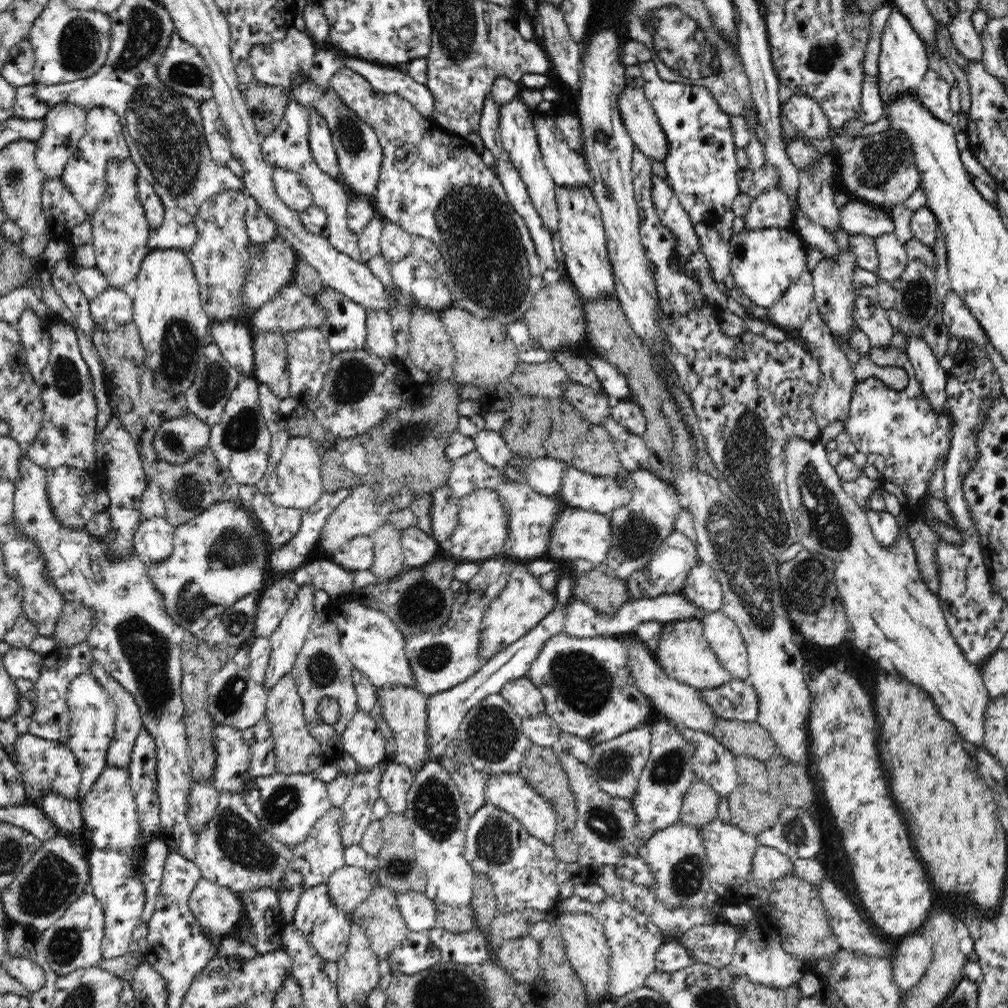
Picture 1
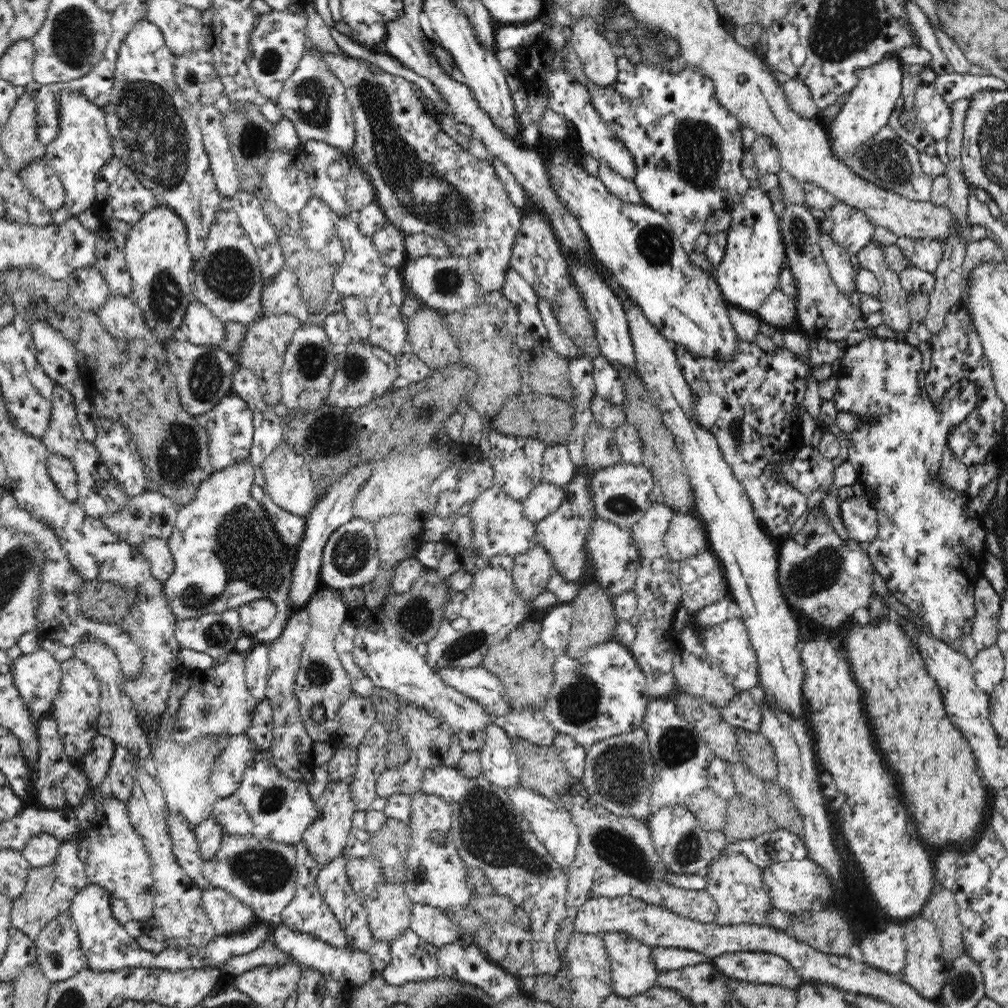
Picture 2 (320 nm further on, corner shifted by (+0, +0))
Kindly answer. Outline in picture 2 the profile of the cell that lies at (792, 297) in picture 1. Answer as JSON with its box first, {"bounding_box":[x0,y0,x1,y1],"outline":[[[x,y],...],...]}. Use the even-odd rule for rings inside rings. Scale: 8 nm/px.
{"bounding_box":[757,288,797,329],"outline":[[[776,288],[757,310],[758,318],[774,328],[785,329],[797,320],[796,300]]]}

